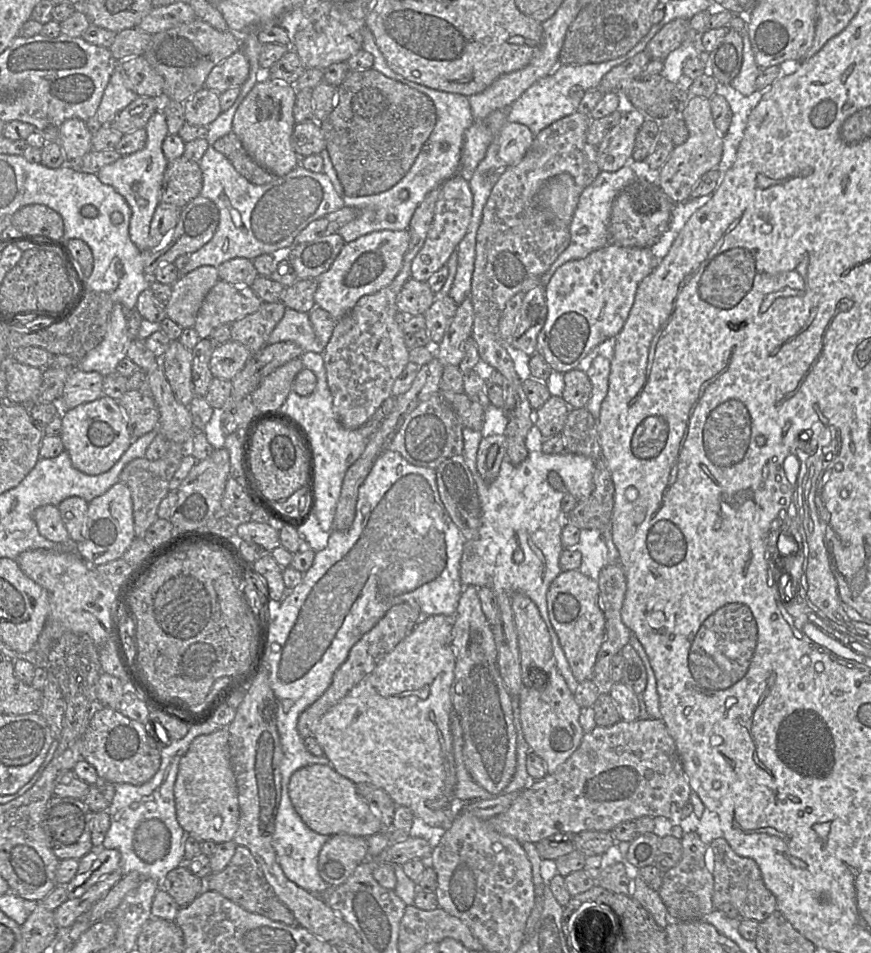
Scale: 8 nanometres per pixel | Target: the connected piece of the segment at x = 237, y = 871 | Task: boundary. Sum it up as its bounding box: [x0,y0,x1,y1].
[202,846,297,925]

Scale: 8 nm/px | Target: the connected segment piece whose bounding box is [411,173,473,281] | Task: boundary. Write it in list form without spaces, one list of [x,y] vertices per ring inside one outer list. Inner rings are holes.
[[[455,174],[442,183],[442,193],[436,202],[433,220],[425,242],[411,263],[411,277],[427,281],[430,276],[446,264],[458,243],[466,235],[471,221],[473,195],[467,181],[461,174]]]

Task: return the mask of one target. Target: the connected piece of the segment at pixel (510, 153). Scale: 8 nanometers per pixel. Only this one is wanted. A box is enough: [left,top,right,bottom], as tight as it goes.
[496,122,534,167]

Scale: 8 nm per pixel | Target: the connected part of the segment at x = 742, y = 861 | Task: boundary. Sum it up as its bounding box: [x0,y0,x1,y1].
[706,837,777,922]

